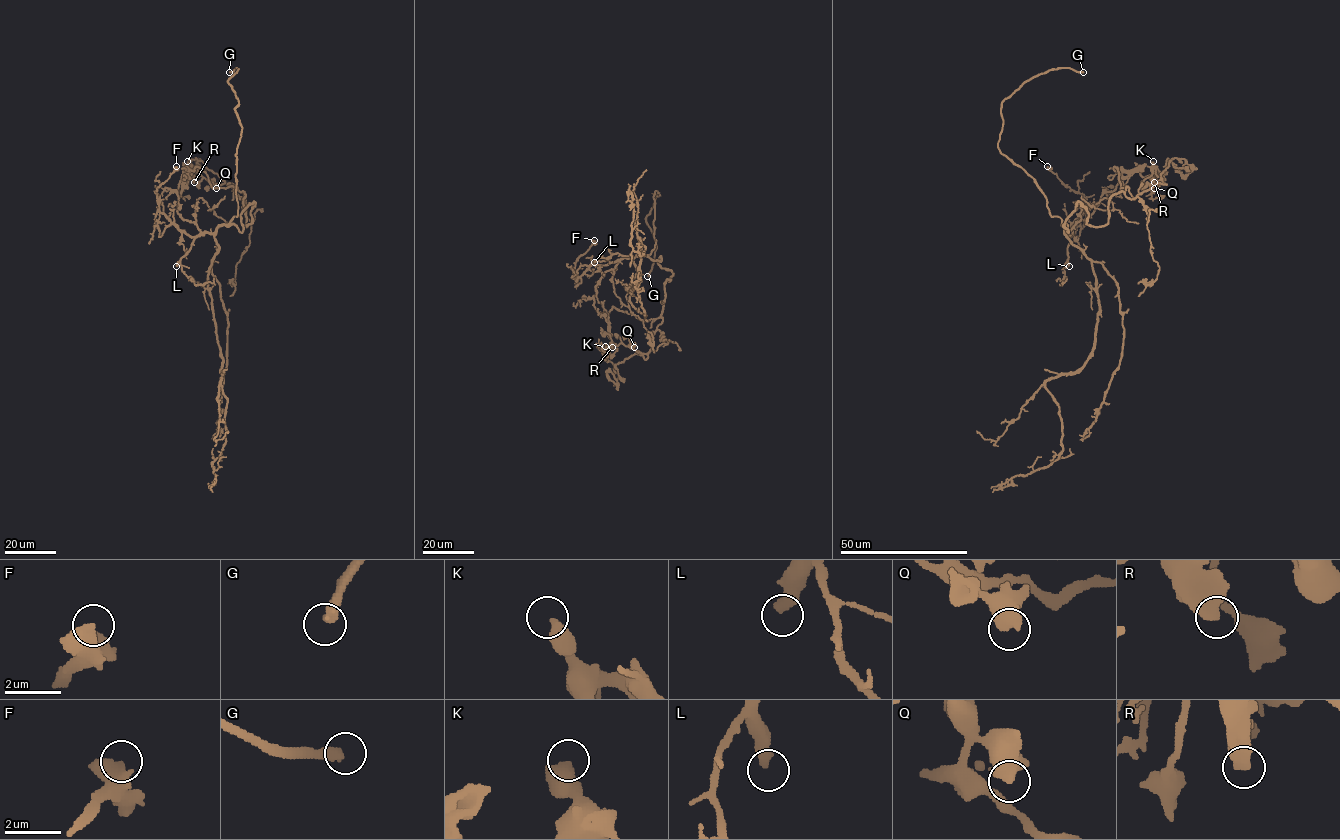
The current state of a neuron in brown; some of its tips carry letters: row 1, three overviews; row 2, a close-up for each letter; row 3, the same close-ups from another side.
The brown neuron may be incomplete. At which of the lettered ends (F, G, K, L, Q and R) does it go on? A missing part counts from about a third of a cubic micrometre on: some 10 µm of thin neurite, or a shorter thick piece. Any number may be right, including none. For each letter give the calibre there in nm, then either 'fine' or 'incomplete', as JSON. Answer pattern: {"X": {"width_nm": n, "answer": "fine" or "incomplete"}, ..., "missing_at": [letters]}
{"F": {"width_nm": 550, "answer": "fine"}, "G": {"width_nm": 360, "answer": "incomplete"}, "K": {"width_nm": 500, "answer": "fine"}, "L": {"width_nm": 440, "answer": "incomplete"}, "Q": {"width_nm": 550, "answer": "fine"}, "R": {"width_nm": 600, "answer": "fine"}, "missing_at": ["G", "L"]}

